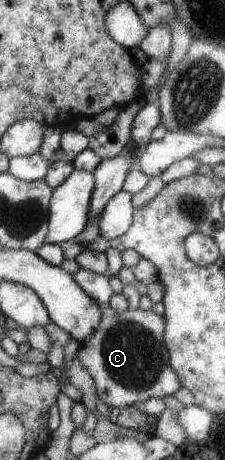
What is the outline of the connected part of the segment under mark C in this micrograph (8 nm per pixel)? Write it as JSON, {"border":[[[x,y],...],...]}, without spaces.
{"border":[[[108,304],[99,305],[101,320],[93,334],[78,342],[74,354],[89,372],[101,402],[111,408],[125,408],[147,398],[163,398],[179,390],[179,380],[169,368],[163,333],[165,318],[140,309],[115,312]]]}

